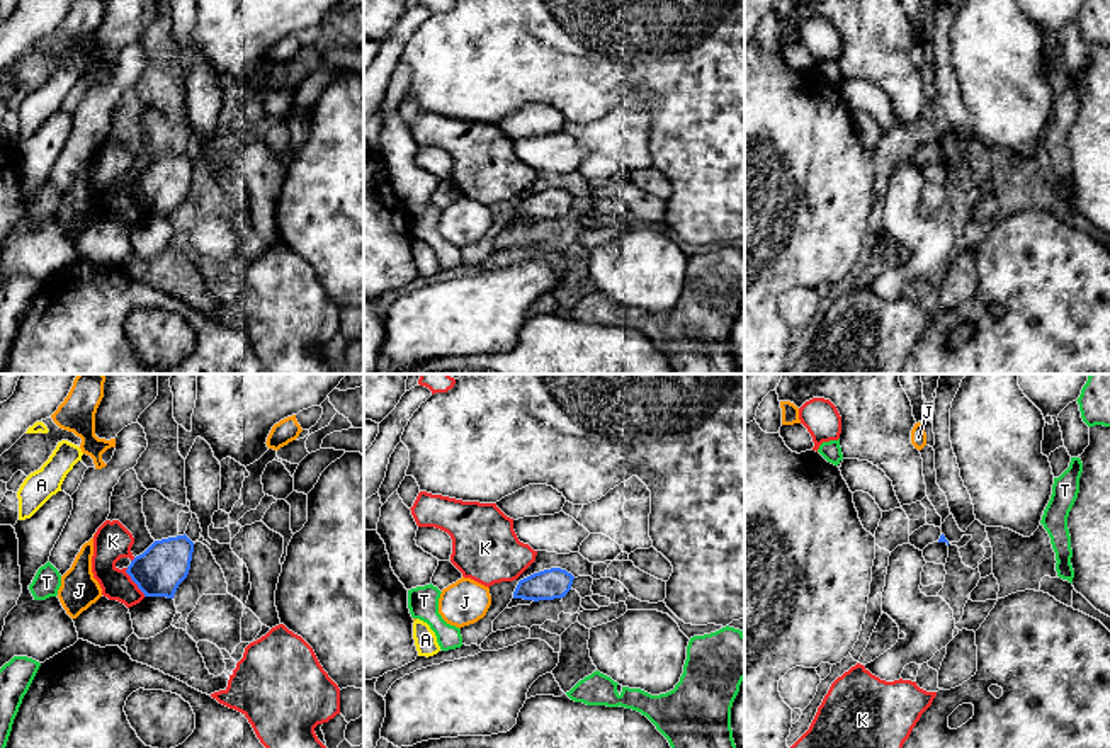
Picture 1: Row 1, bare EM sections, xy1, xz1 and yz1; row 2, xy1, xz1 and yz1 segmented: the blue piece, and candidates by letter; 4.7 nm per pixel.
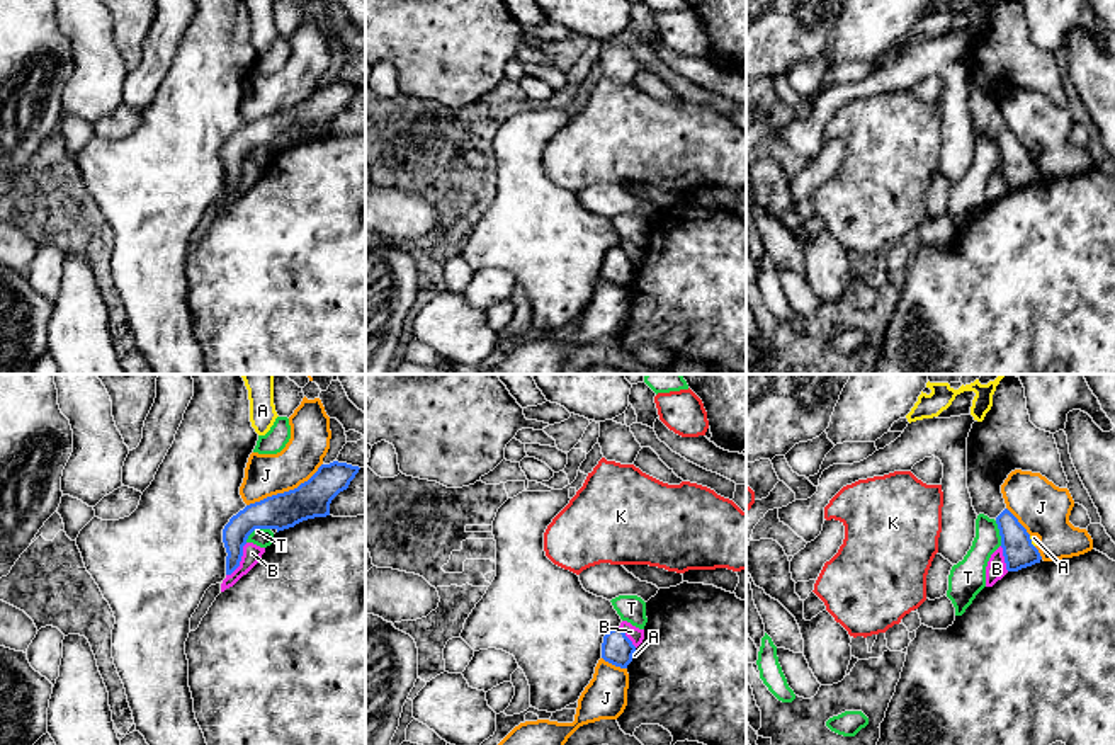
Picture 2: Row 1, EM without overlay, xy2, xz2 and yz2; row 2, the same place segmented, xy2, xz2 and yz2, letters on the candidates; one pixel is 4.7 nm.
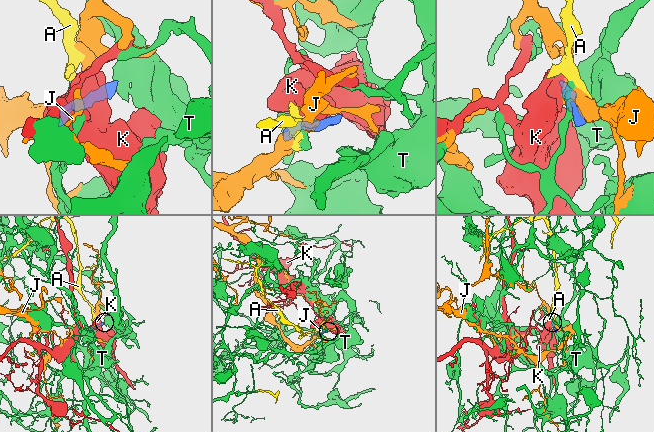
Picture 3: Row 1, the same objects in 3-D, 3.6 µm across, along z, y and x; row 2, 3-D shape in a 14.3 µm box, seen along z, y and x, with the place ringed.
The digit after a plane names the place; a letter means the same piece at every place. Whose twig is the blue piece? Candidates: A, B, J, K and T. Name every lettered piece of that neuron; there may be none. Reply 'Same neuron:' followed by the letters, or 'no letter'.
Same neuron: no letter

